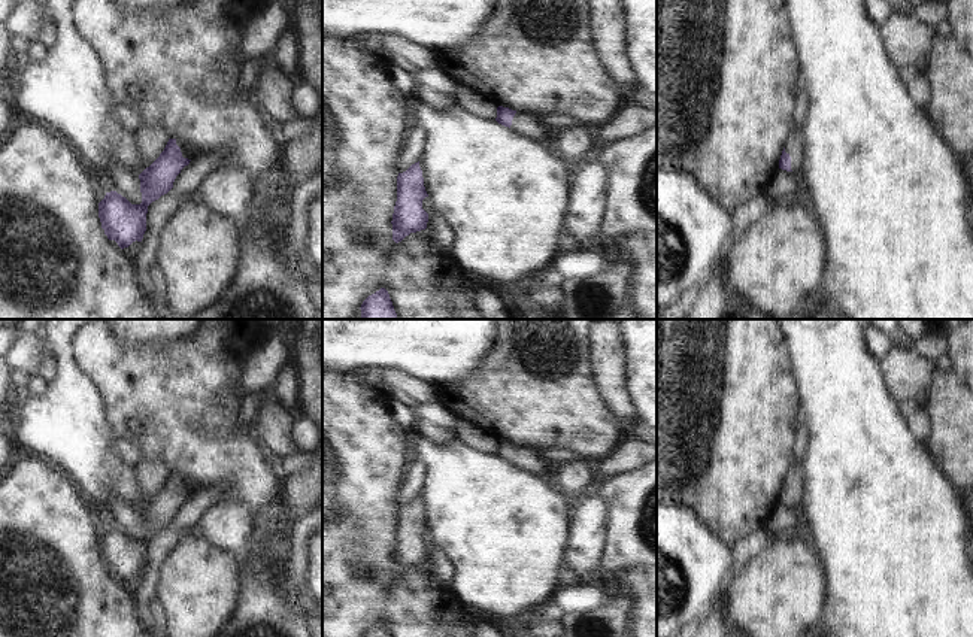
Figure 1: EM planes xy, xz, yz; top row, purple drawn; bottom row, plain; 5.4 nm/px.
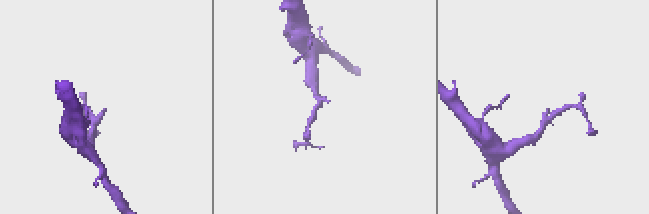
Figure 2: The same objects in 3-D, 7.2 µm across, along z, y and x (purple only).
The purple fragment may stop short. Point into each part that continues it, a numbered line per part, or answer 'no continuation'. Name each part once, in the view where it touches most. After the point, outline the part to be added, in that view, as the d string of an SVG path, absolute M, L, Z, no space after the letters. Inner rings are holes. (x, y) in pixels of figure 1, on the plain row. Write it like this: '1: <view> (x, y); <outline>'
1: yz (796, 478); M795 458L786 473L785 486L791 491L791 504L803 503L806 485L804 458Z

